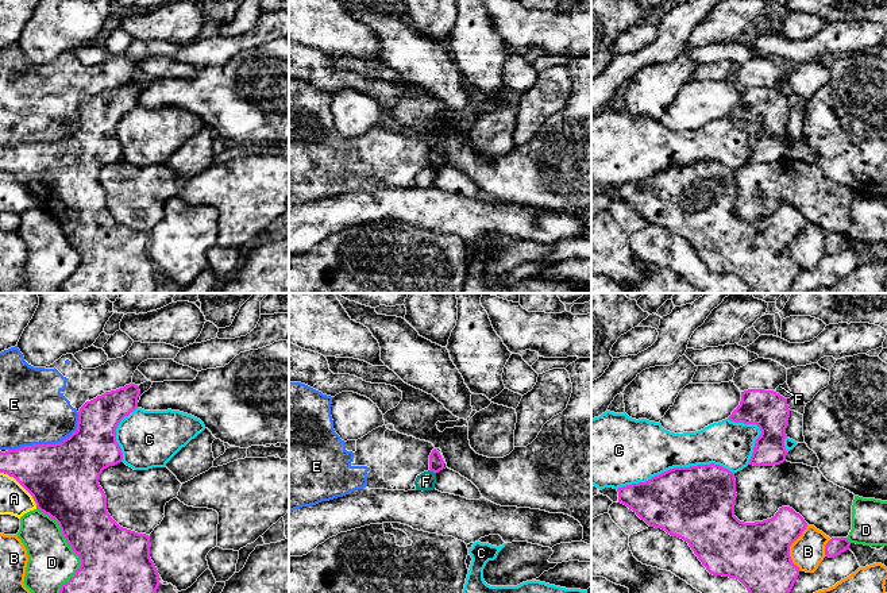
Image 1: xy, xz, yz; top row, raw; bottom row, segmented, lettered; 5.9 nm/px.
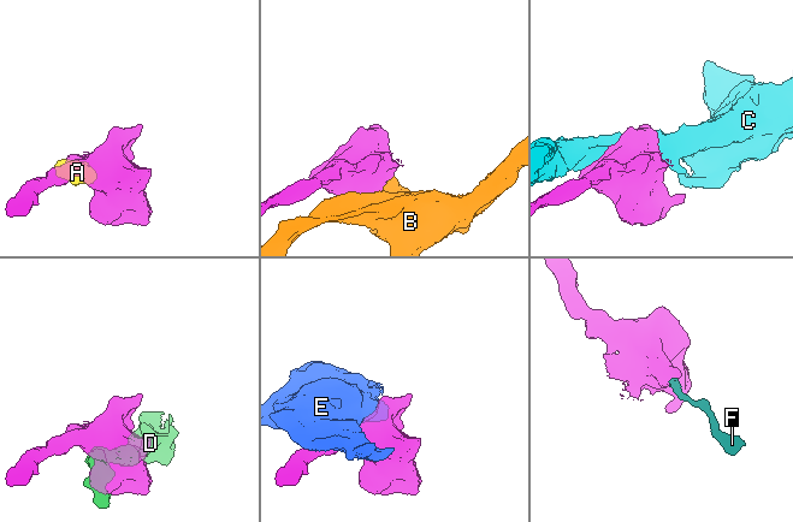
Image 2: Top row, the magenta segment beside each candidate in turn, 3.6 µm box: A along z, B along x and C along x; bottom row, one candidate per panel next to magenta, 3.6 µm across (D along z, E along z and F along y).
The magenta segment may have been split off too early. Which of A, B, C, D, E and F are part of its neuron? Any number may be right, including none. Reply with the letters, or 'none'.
none

